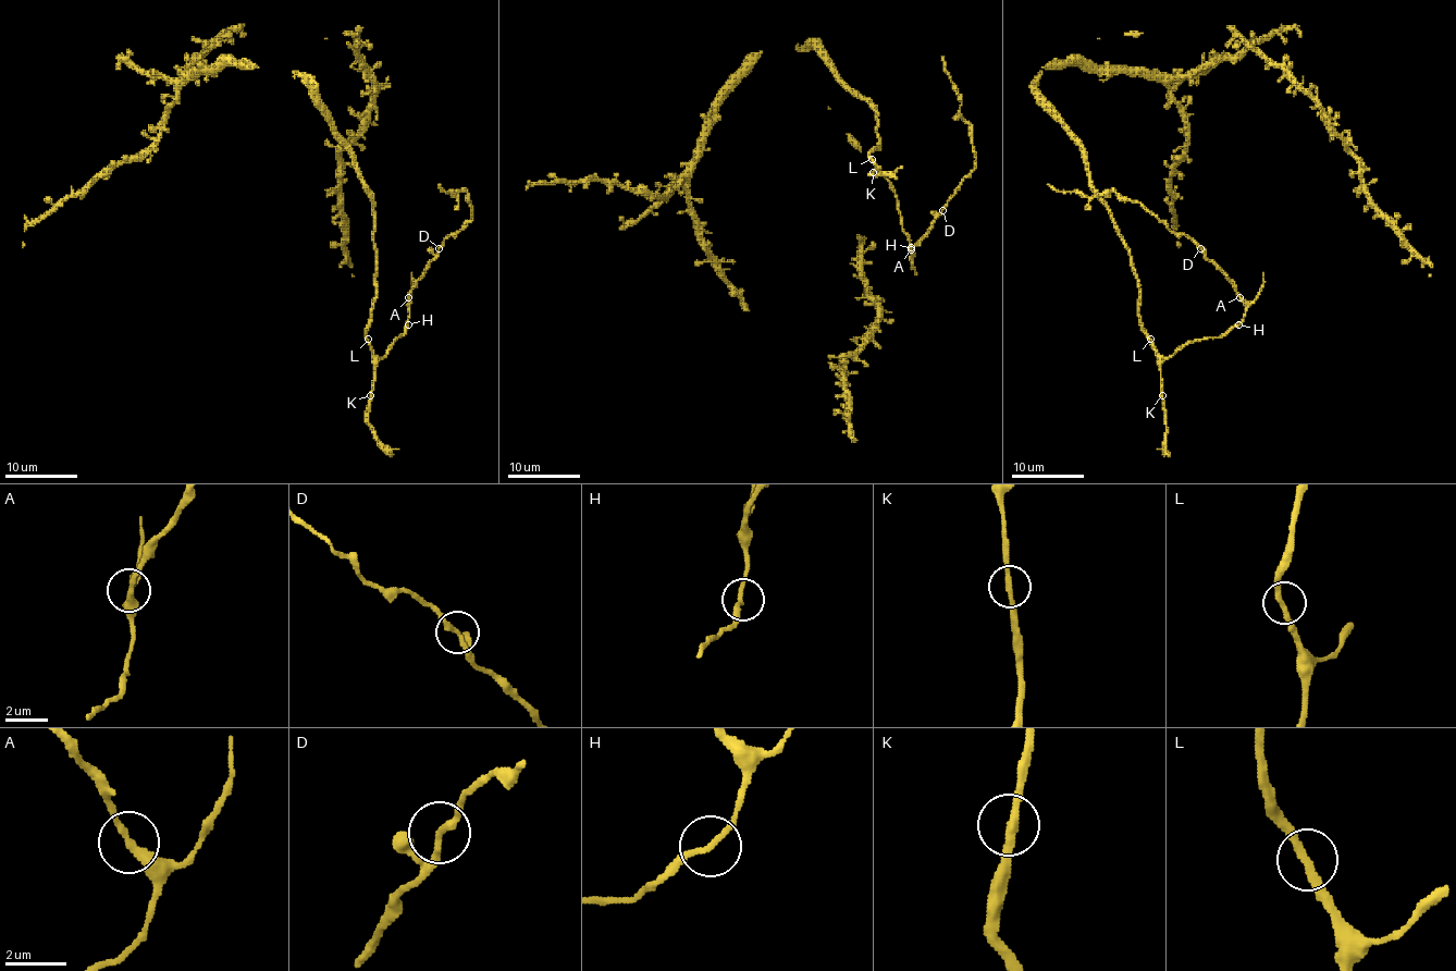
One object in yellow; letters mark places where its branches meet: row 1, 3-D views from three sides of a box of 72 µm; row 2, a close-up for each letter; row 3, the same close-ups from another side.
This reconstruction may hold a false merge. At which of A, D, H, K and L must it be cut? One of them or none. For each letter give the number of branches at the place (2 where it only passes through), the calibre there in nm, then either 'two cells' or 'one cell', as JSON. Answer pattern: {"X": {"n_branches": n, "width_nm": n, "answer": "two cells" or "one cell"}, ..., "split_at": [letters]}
{"A": {"n_branches": 2, "width_nm": 280, "answer": "one cell"}, "D": {"n_branches": 2, "width_nm": 220, "answer": "one cell"}, "H": {"n_branches": 2, "width_nm": 200, "answer": "one cell"}, "K": {"n_branches": 2, "width_nm": 260, "answer": "one cell"}, "L": {"n_branches": 2, "width_nm": 260, "answer": "one cell"}, "split_at": []}

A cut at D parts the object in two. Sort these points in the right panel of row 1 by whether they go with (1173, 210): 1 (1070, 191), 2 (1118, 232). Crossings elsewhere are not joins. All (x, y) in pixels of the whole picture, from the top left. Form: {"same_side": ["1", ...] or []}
{"same_side": ["2"]}

